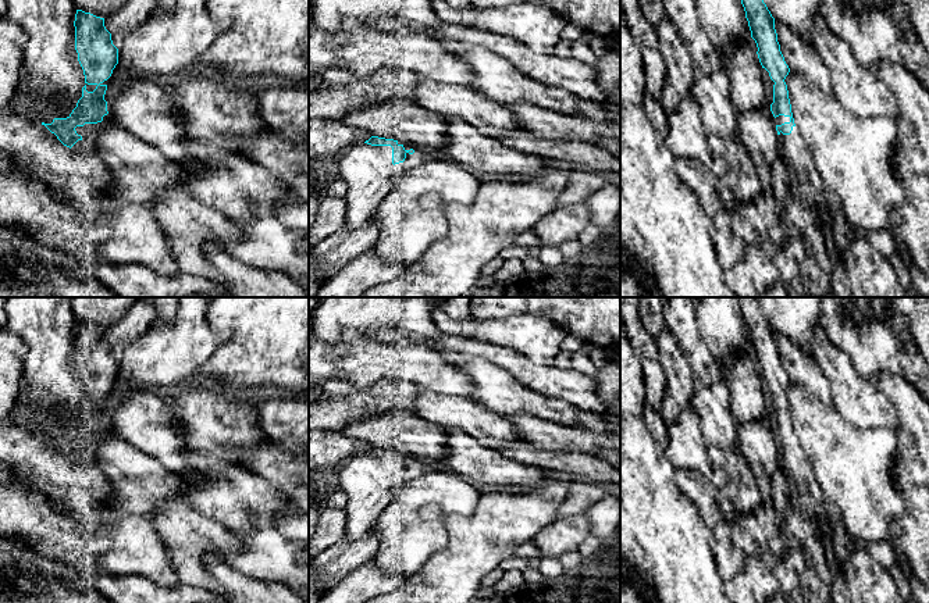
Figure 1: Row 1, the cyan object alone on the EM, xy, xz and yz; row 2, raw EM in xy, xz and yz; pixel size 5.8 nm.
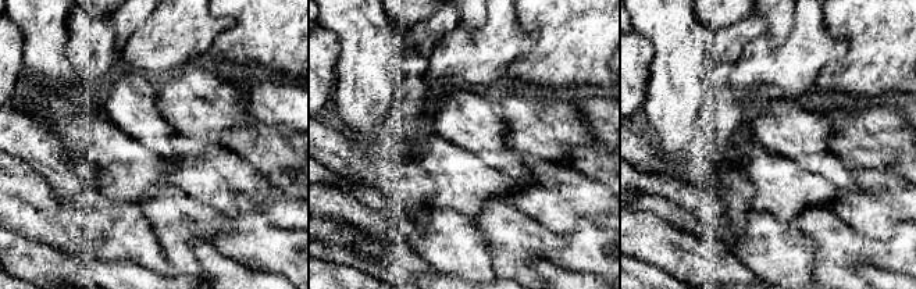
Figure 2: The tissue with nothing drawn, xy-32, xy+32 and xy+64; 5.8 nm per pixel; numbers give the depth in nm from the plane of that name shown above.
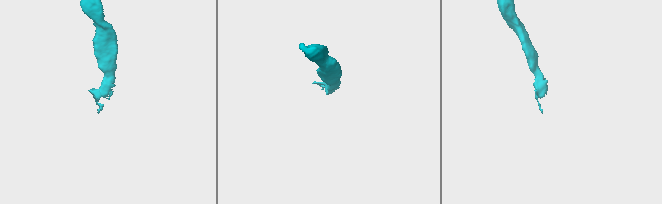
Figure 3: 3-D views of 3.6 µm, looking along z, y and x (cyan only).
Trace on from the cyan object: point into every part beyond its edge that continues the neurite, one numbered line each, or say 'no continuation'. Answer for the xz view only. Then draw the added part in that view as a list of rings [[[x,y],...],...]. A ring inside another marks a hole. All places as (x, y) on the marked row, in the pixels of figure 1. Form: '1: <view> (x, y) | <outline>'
1: xz (420, 156) | [[[398,142],[398,144],[402,144],[406,151],[410,149],[414,150],[413,154],[406,153],[406,158],[403,163],[395,164],[395,176],[401,176],[402,174],[407,172],[409,170],[419,167],[424,163],[433,161],[433,160],[442,160],[446,163],[456,163],[448,153],[445,151],[434,151],[430,149],[423,149],[417,144],[406,143],[406,142]]]

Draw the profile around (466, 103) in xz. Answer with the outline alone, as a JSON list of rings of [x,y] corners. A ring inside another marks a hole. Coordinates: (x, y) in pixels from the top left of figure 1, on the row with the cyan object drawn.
[[[421,76],[414,89],[414,99],[426,110],[445,118],[460,118],[474,128],[523,129],[506,106],[473,88],[448,85]]]

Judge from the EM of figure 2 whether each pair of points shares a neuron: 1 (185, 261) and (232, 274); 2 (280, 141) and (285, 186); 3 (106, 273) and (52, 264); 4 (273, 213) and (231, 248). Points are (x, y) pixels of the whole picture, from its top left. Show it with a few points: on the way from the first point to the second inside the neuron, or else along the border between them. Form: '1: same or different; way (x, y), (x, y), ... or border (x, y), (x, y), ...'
1: different; border (193, 239), (193, 254), (206, 274)
2: same; way (280, 152), (280, 175)
3: same; way (92, 271), (66, 271)
4: different; border (257, 213), (284, 228), (293, 229)

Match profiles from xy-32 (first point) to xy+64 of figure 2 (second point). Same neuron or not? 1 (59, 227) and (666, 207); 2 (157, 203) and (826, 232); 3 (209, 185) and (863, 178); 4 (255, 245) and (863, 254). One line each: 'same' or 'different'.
1: same
2: same
3: same
4: different

